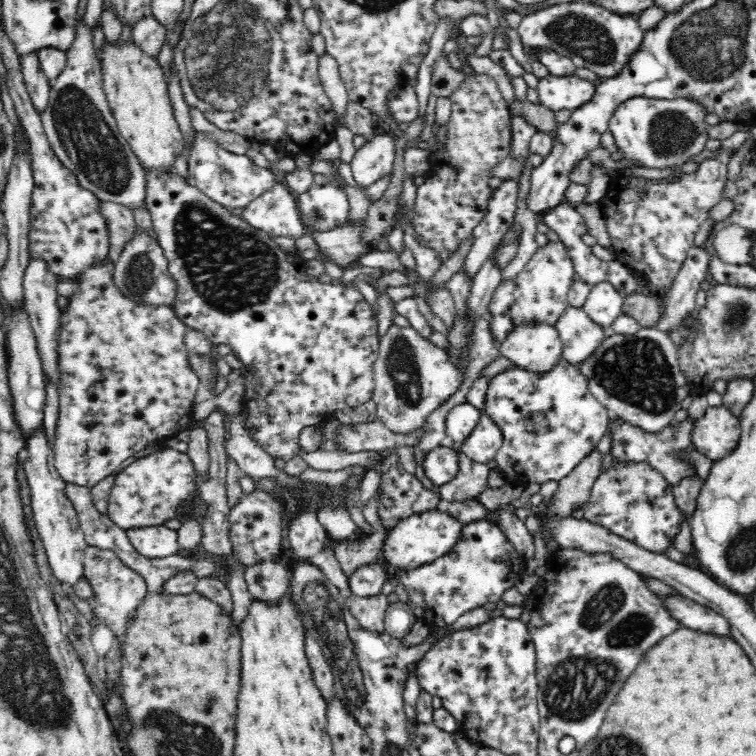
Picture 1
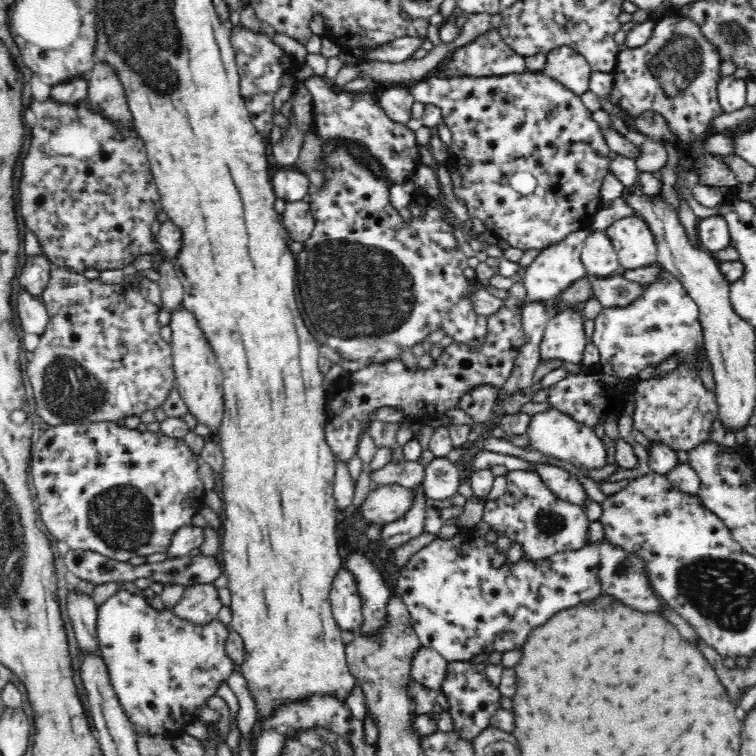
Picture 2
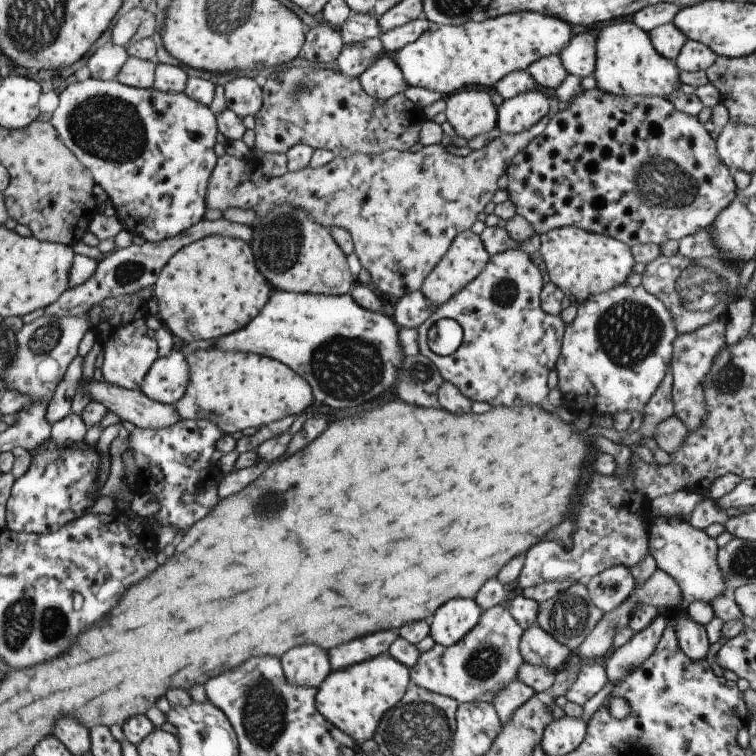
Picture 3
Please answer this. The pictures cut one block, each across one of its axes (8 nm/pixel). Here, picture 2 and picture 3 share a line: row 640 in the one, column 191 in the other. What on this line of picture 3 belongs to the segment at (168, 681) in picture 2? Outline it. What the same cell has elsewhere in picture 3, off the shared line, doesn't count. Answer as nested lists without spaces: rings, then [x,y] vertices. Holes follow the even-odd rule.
[[[87,79],[84,82],[75,81],[74,83],[70,83],[65,89],[59,92],[57,98],[59,99],[59,104],[57,104],[57,108],[52,113],[48,124],[55,130],[57,137],[65,148],[77,158],[77,162],[89,173],[94,185],[100,186],[107,194],[107,200],[113,205],[115,216],[120,221],[122,229],[133,236],[138,235],[146,241],[155,243],[176,236],[204,219],[204,211],[206,210],[204,204],[205,188],[207,187],[209,174],[211,174],[211,170],[213,170],[216,162],[213,147],[215,146],[215,136],[218,132],[216,117],[210,112],[207,106],[188,98],[183,92],[165,93],[154,90],[152,87],[139,89],[136,87],[127,87],[118,81],[101,81],[100,79]]]

